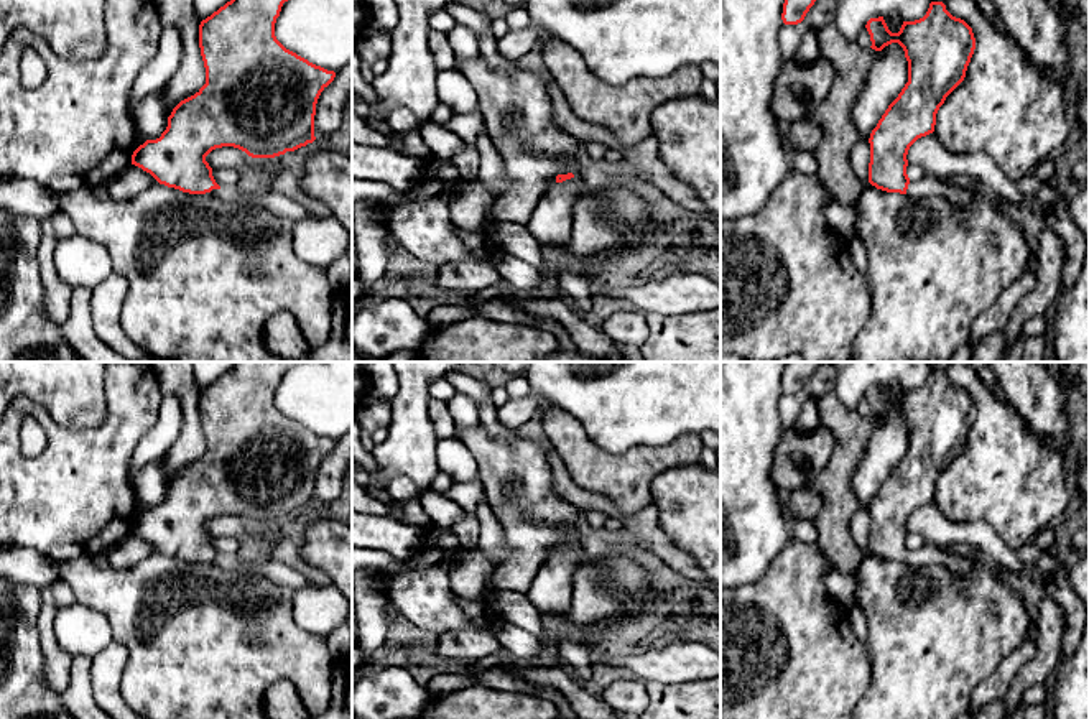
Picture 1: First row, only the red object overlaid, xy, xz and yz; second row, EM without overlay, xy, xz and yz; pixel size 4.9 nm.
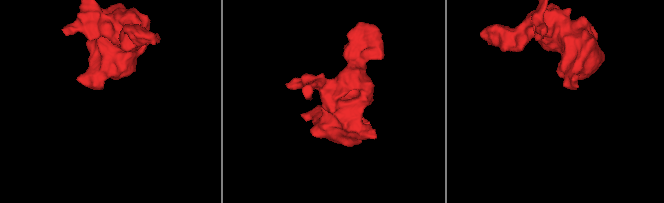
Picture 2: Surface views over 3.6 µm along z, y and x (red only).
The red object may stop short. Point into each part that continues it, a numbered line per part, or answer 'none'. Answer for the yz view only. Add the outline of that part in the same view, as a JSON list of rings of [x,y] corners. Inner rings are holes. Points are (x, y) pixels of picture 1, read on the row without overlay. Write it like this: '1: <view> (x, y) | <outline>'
1: yz (928, 555) | [[[924,545],[920,551],[910,550],[906,563],[915,568],[938,564],[951,569],[956,574],[964,574],[971,569],[969,559],[959,551],[936,545]]]

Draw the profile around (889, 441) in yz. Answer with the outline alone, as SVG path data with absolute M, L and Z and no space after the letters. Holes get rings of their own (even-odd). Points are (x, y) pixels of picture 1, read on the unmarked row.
M892 411L882 420L872 418L870 439L850 480L859 507L870 507L872 499L906 451L908 429L898 411Z

